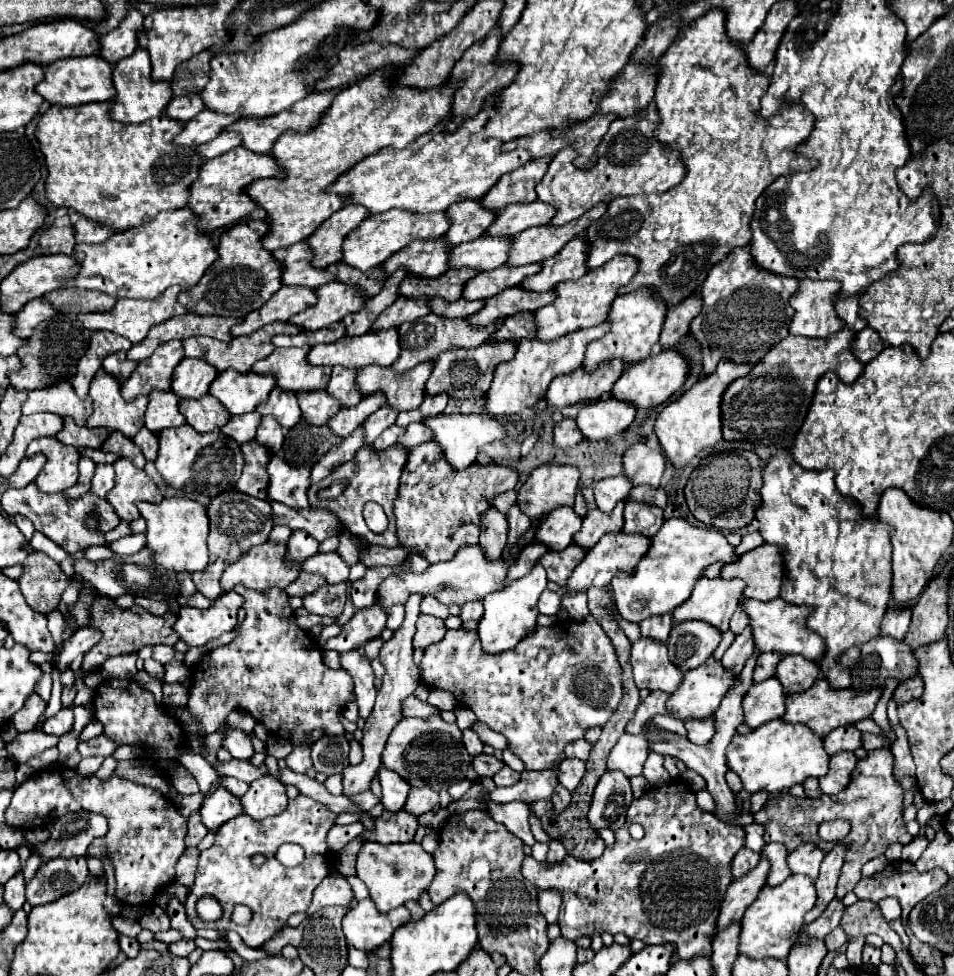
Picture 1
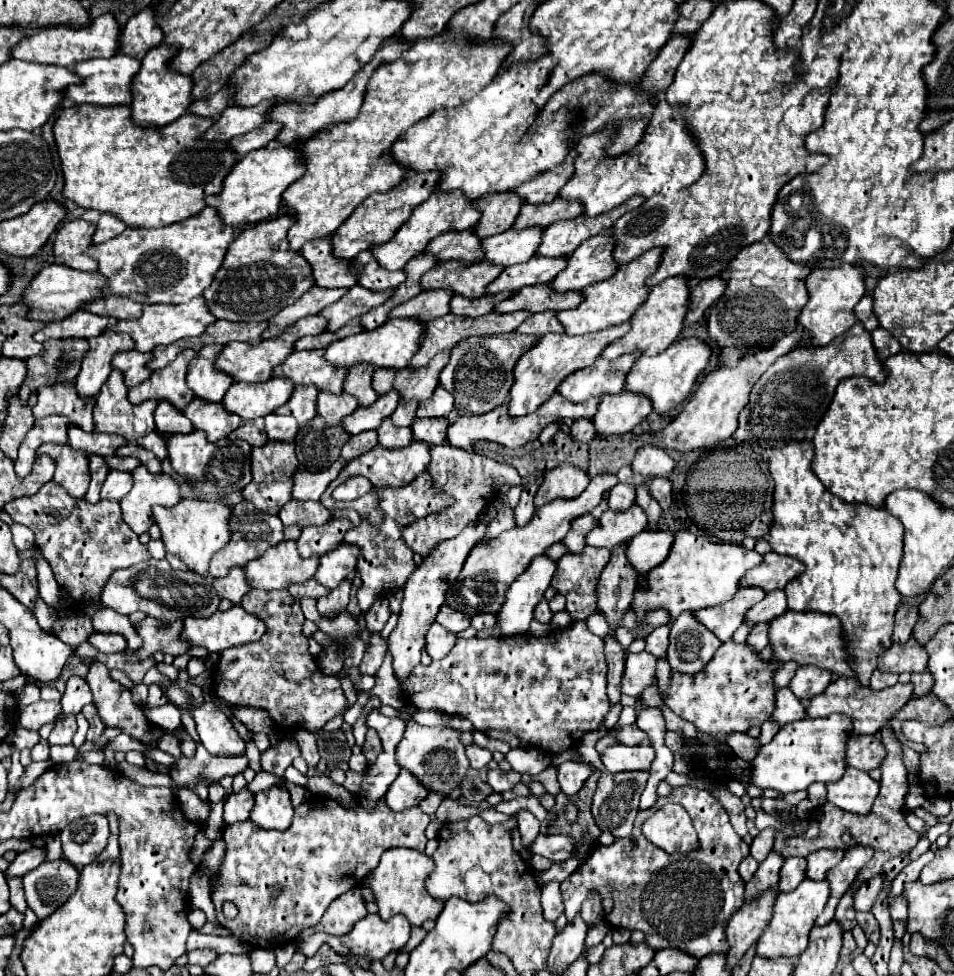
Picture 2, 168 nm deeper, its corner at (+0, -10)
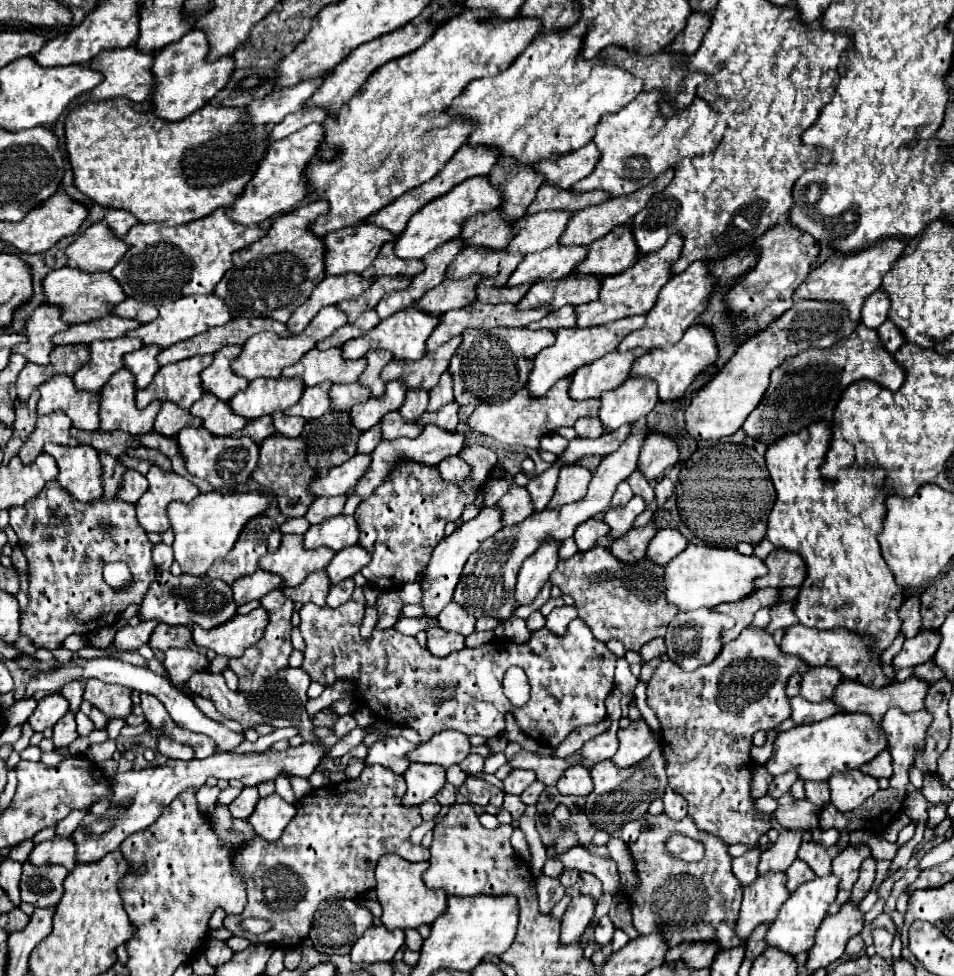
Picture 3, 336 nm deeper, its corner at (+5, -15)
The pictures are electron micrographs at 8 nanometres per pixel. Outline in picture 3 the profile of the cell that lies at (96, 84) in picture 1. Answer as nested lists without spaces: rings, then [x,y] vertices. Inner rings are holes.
[[[136,45],[118,49],[118,51],[102,51],[102,55],[96,55],[90,61],[90,67],[104,75],[104,81],[98,87],[92,89],[92,97],[98,99],[98,101],[116,99],[116,97],[126,97],[126,99],[136,101],[136,103],[146,101],[152,95],[152,91],[154,91],[152,61],[154,61],[154,55],[138,51]]]

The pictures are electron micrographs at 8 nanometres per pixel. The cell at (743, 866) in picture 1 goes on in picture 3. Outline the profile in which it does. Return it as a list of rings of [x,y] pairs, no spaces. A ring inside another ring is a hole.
[[[750,849],[742,857],[732,861],[732,871],[742,883],[742,887],[748,887],[758,877],[758,861],[760,861],[760,849]]]

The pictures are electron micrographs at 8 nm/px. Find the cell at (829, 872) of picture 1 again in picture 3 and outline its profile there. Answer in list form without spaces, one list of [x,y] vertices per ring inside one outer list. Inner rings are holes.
[[[848,845],[844,851],[840,851],[834,859],[832,859],[832,873],[836,877],[840,877],[840,891],[836,901],[830,905],[828,915],[834,915],[840,911],[840,907],[850,899],[852,887],[858,879],[858,871],[864,859],[870,857],[870,847],[868,845]]]

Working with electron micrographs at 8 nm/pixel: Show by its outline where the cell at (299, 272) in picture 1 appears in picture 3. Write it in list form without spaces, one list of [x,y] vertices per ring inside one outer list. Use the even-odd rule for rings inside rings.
[[[358,223],[354,227],[332,231],[324,237],[326,275],[362,273],[372,265],[380,247],[398,237],[400,235],[392,235],[388,229],[376,227],[374,223]]]

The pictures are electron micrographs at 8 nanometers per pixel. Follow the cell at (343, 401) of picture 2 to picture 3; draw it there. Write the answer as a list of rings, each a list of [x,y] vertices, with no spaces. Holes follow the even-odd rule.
[[[336,383],[330,389],[330,397],[332,397],[332,405],[340,411],[348,411],[354,407],[354,403],[364,403],[366,399],[370,399],[370,389],[362,383]]]

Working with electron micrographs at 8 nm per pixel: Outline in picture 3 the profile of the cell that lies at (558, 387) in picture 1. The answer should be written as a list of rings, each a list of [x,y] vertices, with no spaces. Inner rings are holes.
[[[642,347],[626,351],[626,353],[610,351],[606,353],[606,357],[580,367],[572,375],[570,397],[576,401],[598,399],[604,391],[616,389],[628,379],[632,363],[644,353],[648,353],[648,349],[642,349]]]

